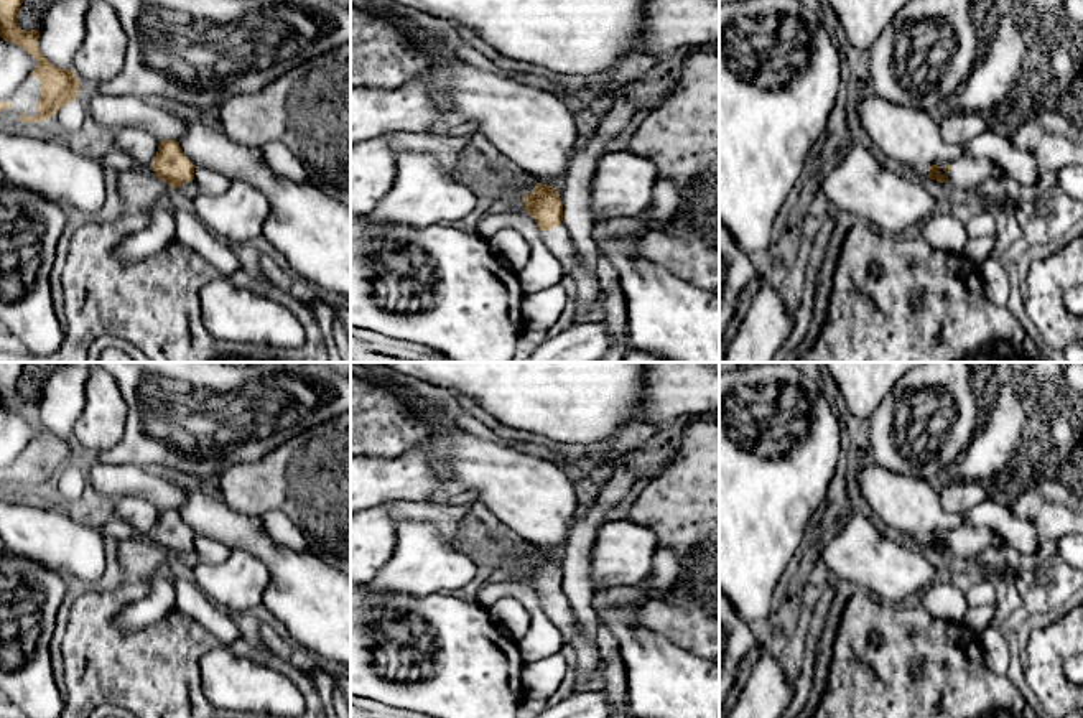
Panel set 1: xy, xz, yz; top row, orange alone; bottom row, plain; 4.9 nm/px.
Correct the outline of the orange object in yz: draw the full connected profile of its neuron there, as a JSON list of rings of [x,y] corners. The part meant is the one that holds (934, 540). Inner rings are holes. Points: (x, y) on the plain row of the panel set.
[[[960,525],[950,532],[928,535],[928,547],[941,555],[948,555],[955,563],[978,558],[983,553],[992,552],[994,529],[983,525]]]

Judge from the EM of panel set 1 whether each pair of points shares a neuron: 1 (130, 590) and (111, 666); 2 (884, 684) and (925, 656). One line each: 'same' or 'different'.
1: same
2: same

